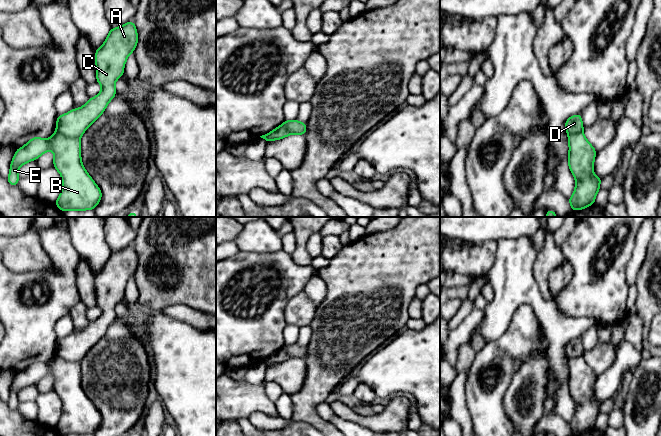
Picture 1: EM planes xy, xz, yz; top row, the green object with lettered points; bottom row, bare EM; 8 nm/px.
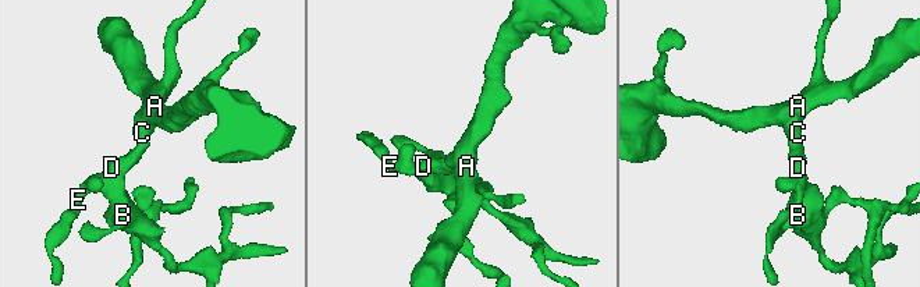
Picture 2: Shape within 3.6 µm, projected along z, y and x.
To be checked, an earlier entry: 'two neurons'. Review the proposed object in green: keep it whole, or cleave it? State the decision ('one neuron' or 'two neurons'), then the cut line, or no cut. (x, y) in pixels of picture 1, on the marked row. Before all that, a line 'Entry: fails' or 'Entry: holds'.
Entry: holds
two neurons; cut xy (56, 129), (67, 136), (79, 138)

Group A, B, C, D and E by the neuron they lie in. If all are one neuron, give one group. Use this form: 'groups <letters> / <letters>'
groups A C D / B E

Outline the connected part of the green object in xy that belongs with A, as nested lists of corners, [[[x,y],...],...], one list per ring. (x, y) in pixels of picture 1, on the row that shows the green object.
[[[133,20],[110,29],[103,45],[95,51],[96,82],[102,86],[102,90],[82,107],[58,115],[58,132],[67,137],[80,138],[103,114],[108,103],[116,96],[115,82],[124,74],[126,60],[134,52],[137,43],[138,34]]]

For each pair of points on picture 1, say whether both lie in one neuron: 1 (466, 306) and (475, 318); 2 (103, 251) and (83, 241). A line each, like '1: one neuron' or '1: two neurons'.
1: two neurons
2: one neuron

